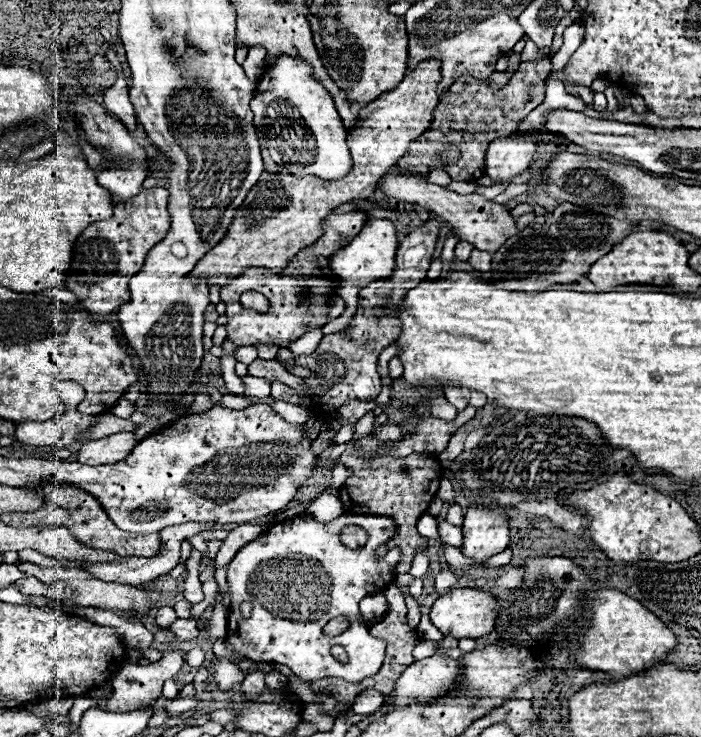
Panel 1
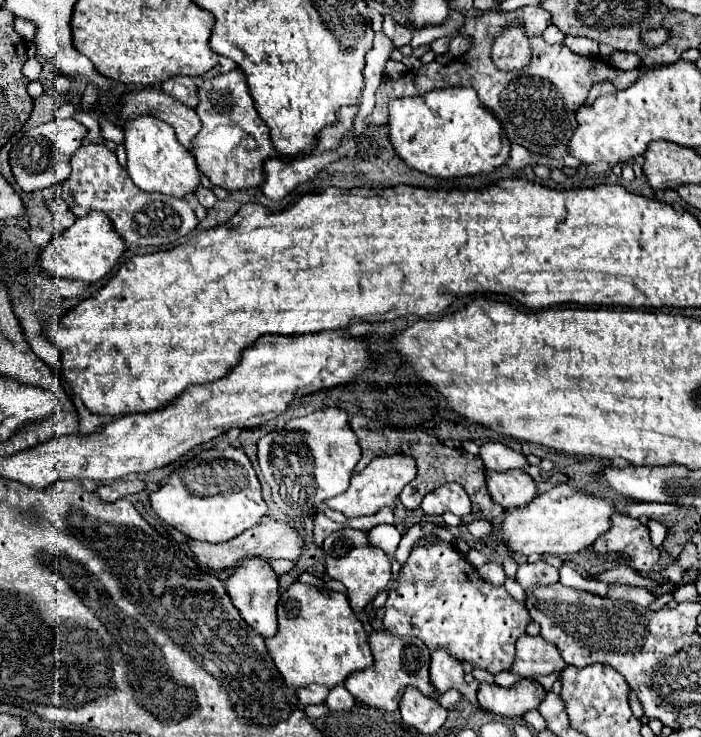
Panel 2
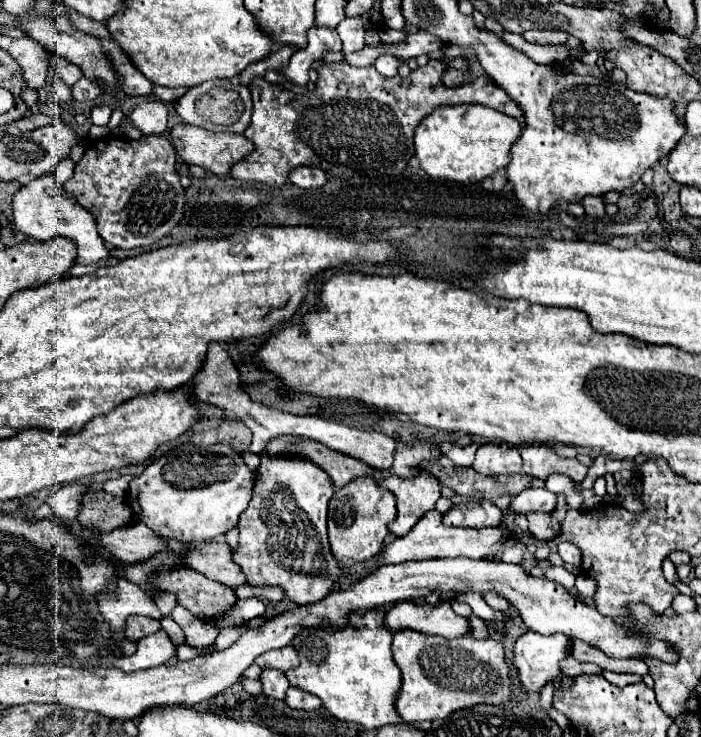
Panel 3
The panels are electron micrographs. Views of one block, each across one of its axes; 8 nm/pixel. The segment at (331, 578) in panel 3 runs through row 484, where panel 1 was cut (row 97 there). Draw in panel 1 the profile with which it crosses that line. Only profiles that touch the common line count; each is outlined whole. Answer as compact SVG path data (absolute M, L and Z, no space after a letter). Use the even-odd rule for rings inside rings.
M276 56L274 62L266 64L264 74L258 80L256 96L250 102L250 108L254 112L256 132L260 138L266 140L270 156L274 158L276 164L290 170L290 174L296 174L296 176L314 174L324 180L340 180L352 168L350 152L346 146L346 130L336 112L334 100L330 92L324 88L324 84L312 78L312 66L306 60L300 60L294 56Z

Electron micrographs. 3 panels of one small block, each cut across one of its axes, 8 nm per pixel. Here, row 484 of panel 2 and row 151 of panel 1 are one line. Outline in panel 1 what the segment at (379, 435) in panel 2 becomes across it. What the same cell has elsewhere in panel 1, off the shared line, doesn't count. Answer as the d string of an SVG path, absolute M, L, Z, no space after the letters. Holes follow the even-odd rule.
M542 58L536 62L522 62L520 68L514 72L512 80L502 90L490 90L482 80L476 80L472 76L460 76L452 90L442 96L440 104L434 110L432 120L432 152L426 154L426 164L414 164L414 168L400 168L400 172L412 172L412 174L428 174L434 168L444 168L452 180L458 182L470 182L478 180L484 174L484 156L486 146L502 136L510 136L516 132L516 124L528 116L536 106L544 100L544 80L552 72L550 58ZM534 86L534 90L528 90ZM446 146L458 146L462 156L456 164L442 166L440 164L440 152L444 152Z

